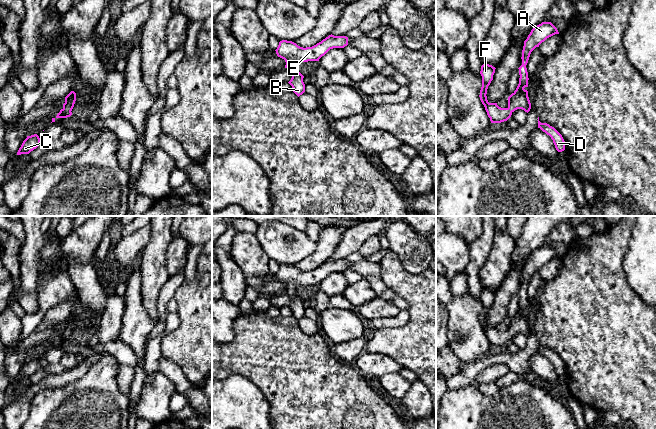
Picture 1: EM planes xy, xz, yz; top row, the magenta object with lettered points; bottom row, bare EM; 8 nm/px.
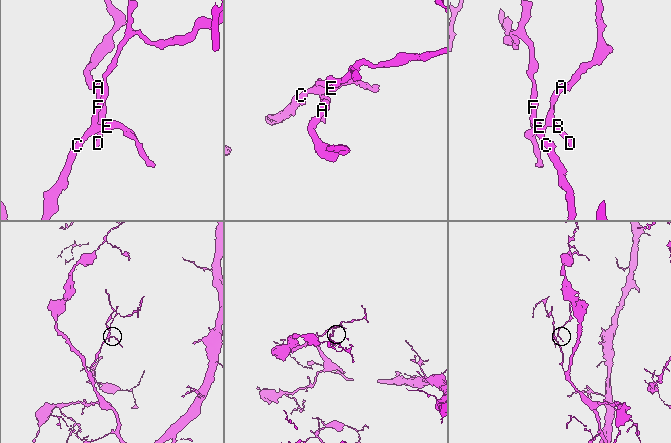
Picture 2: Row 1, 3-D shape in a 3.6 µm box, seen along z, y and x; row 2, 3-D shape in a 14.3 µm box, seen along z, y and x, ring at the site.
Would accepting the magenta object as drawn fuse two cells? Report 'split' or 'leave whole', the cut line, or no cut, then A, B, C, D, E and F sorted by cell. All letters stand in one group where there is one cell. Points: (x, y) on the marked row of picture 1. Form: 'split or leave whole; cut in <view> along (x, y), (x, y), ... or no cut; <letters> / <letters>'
leave whole; no cut; A B C D E F

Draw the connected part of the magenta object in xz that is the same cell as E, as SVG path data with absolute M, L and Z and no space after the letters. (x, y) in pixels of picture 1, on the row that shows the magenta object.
M331 34L316 45L306 48L300 47L292 41L282 40L275 51L278 57L285 60L285 68L292 73L292 78L288 83L299 97L305 92L305 84L304 76L296 68L297 63L319 61L330 49L344 48L347 45L348 37Z

